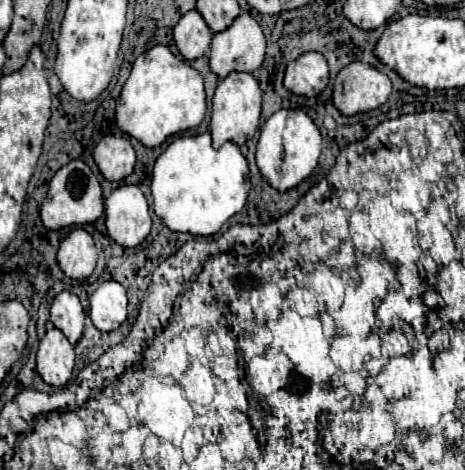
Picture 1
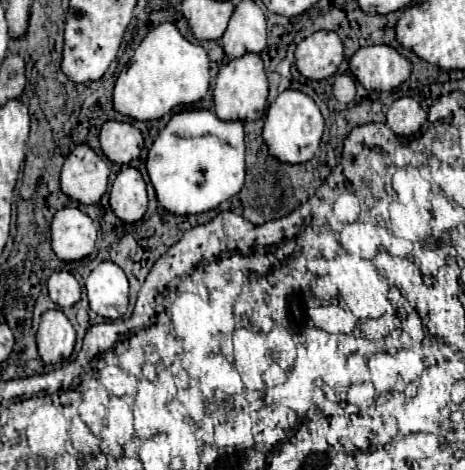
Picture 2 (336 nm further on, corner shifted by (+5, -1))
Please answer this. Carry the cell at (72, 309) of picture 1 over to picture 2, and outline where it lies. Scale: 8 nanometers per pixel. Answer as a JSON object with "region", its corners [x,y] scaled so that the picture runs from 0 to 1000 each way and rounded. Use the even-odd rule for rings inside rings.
{"region":[[[116,579],[99,609],[112,643],[129,655],[151,655],[172,638],[172,604],[151,579]]]}

